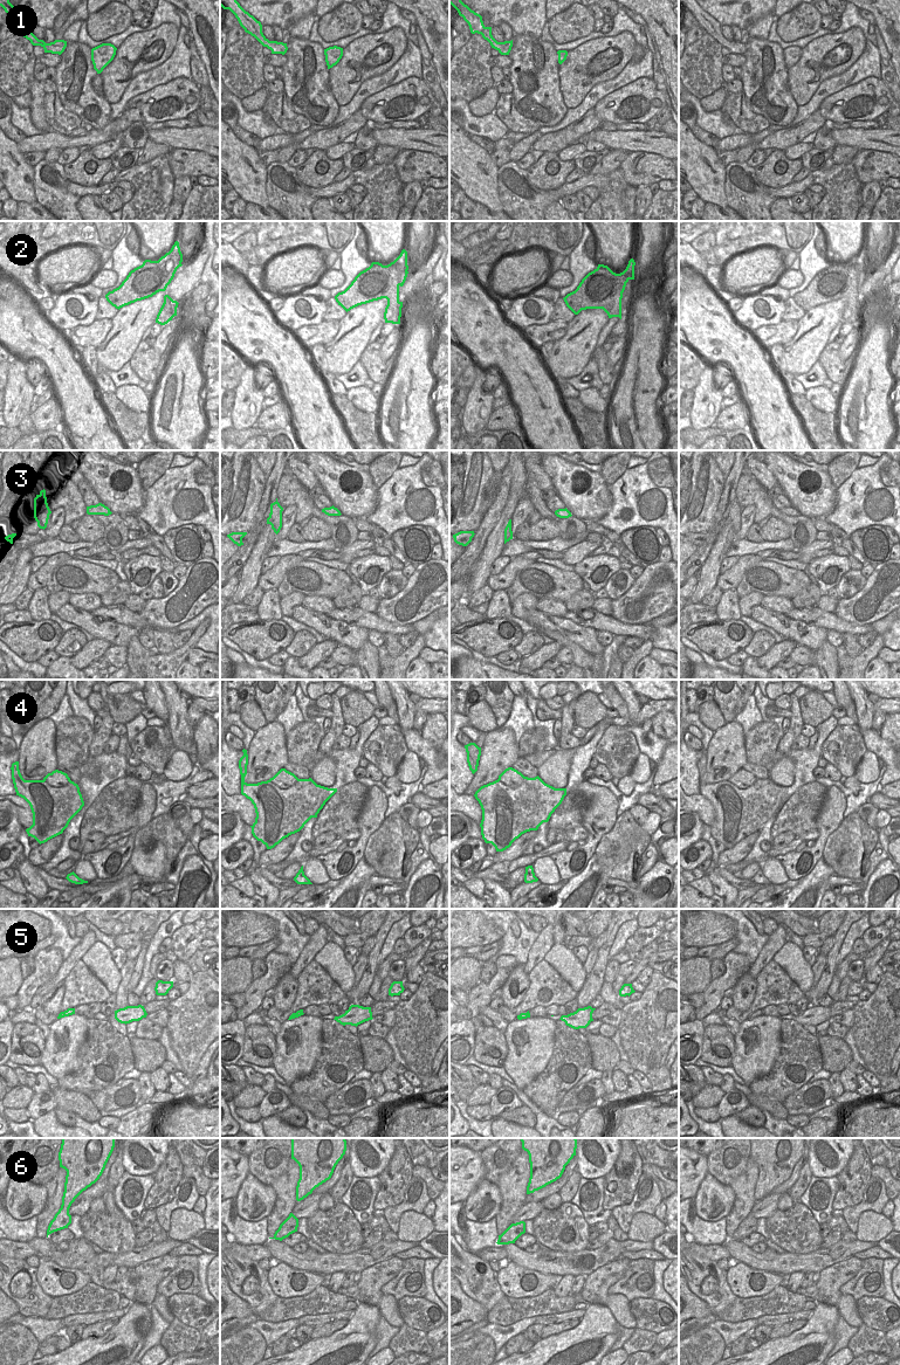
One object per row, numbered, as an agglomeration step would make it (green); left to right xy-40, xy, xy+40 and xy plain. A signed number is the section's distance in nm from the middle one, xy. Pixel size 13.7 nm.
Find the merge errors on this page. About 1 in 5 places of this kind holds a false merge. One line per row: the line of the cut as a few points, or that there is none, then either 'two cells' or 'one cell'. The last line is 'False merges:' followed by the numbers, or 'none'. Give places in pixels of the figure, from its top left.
1: no cut | one cell
2: no cut | one cell
3: no cut | one cell
4: xy+40 (526, 777), (515, 787), (510, 787), (497, 779) | two cells
5: xy+40 (517, 1017), (521, 1019) | two cells
6: no cut | one cell
False merges: 4, 5

